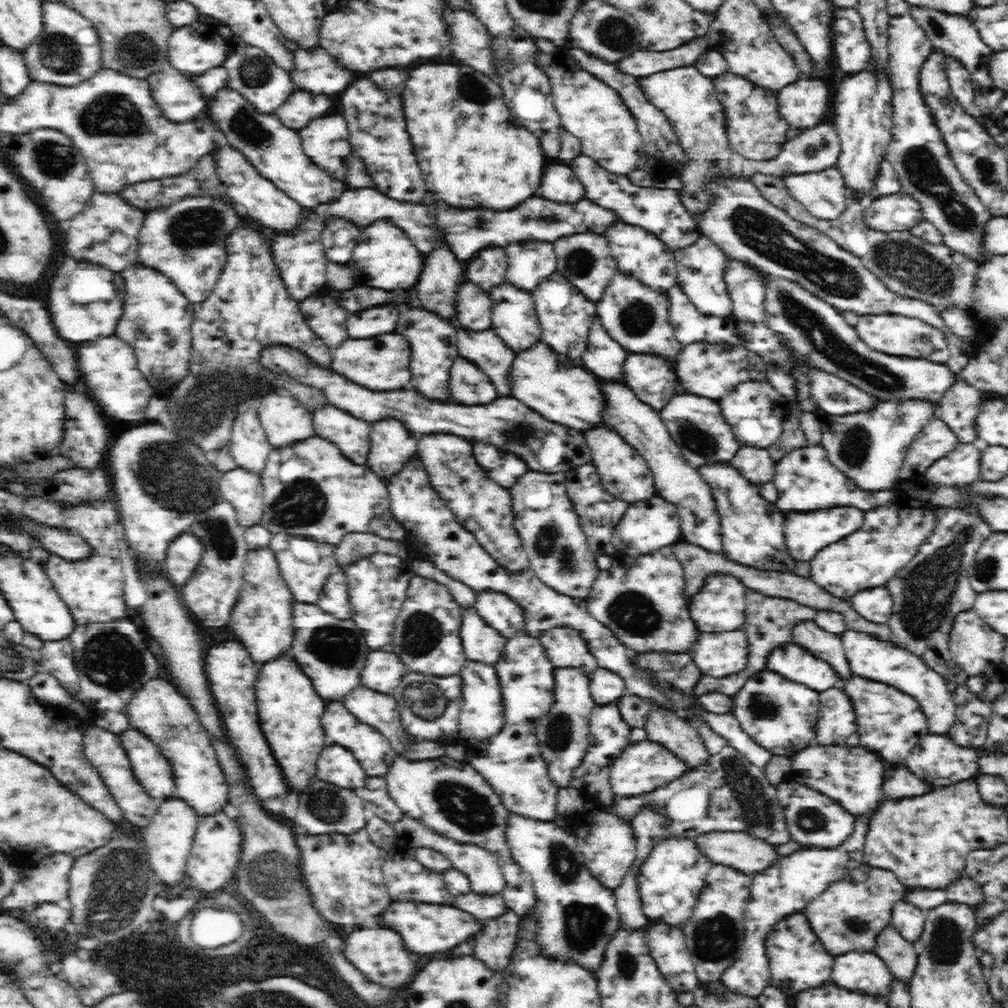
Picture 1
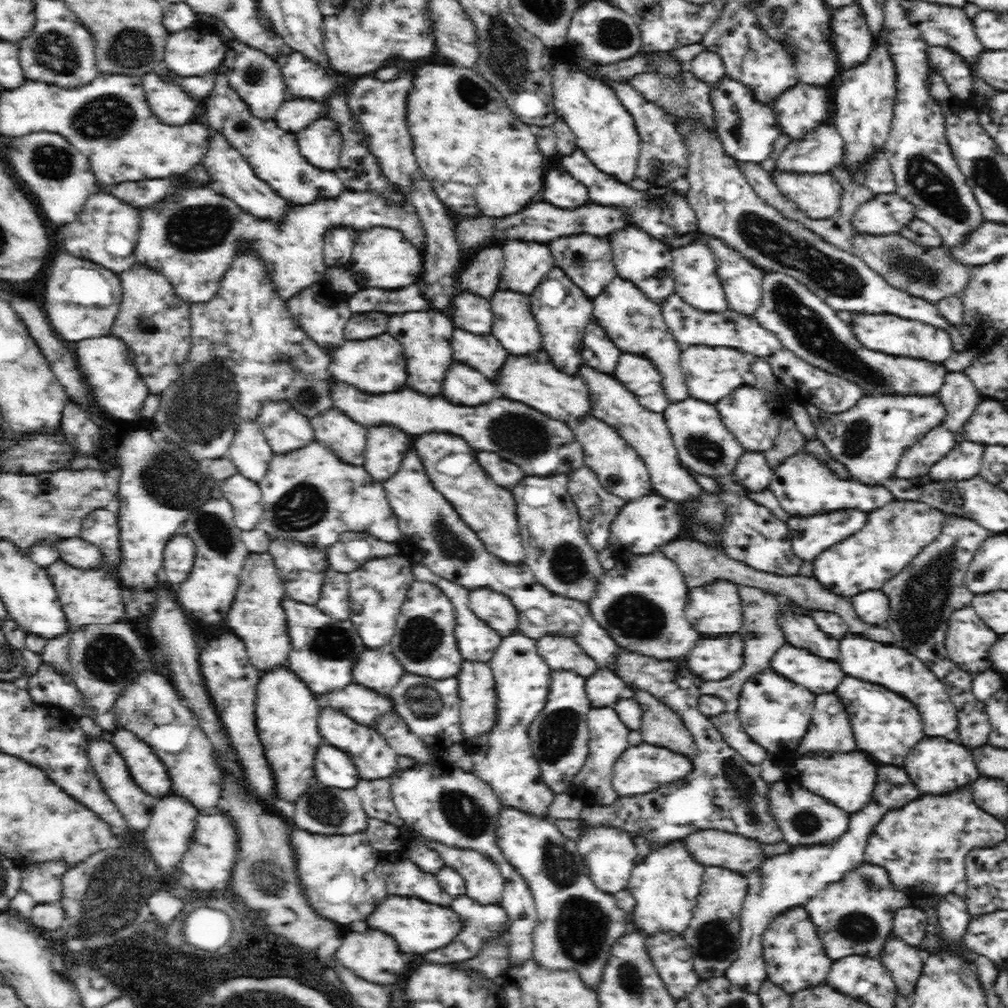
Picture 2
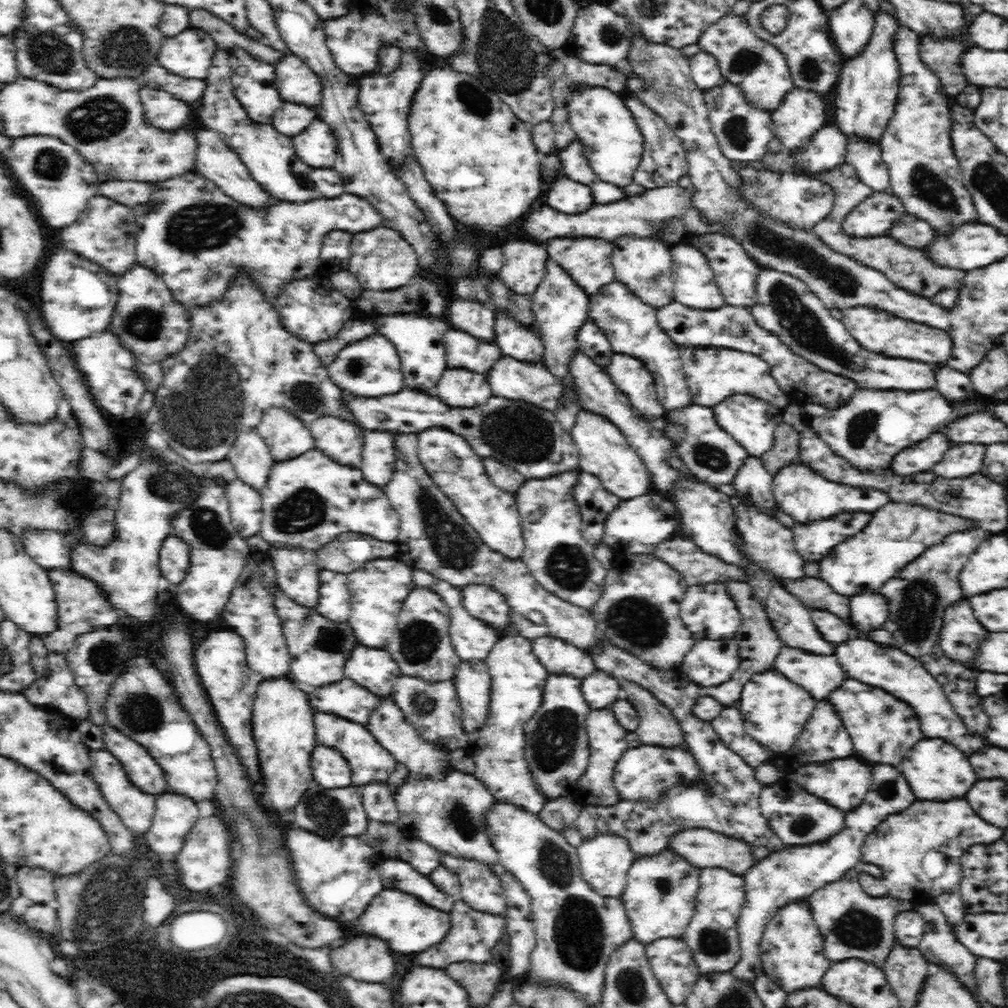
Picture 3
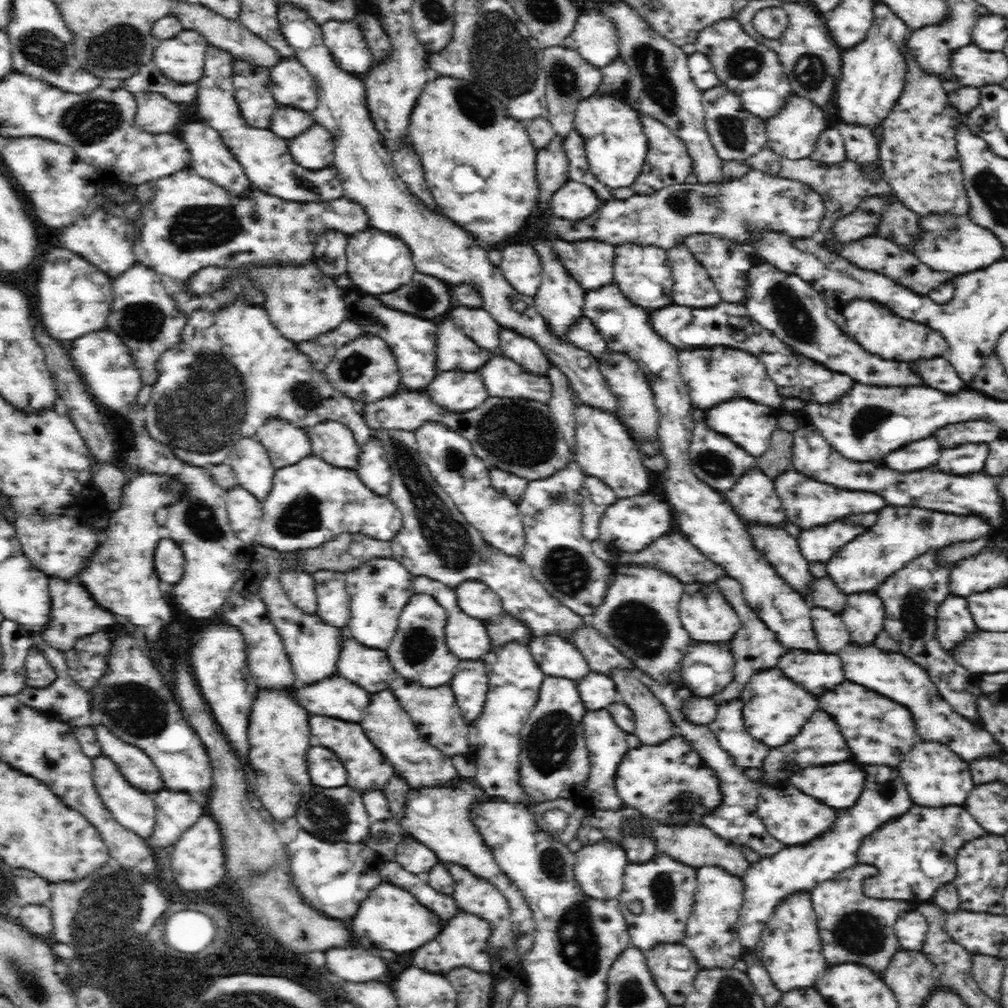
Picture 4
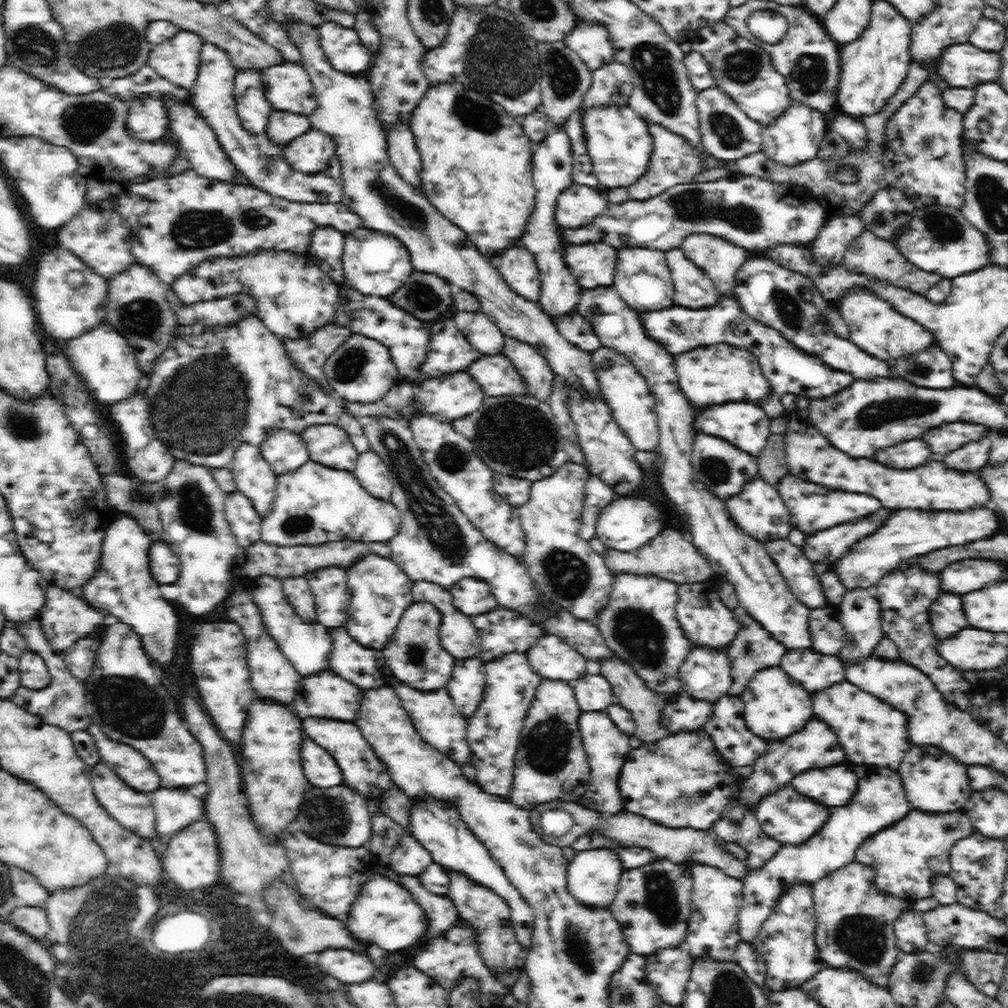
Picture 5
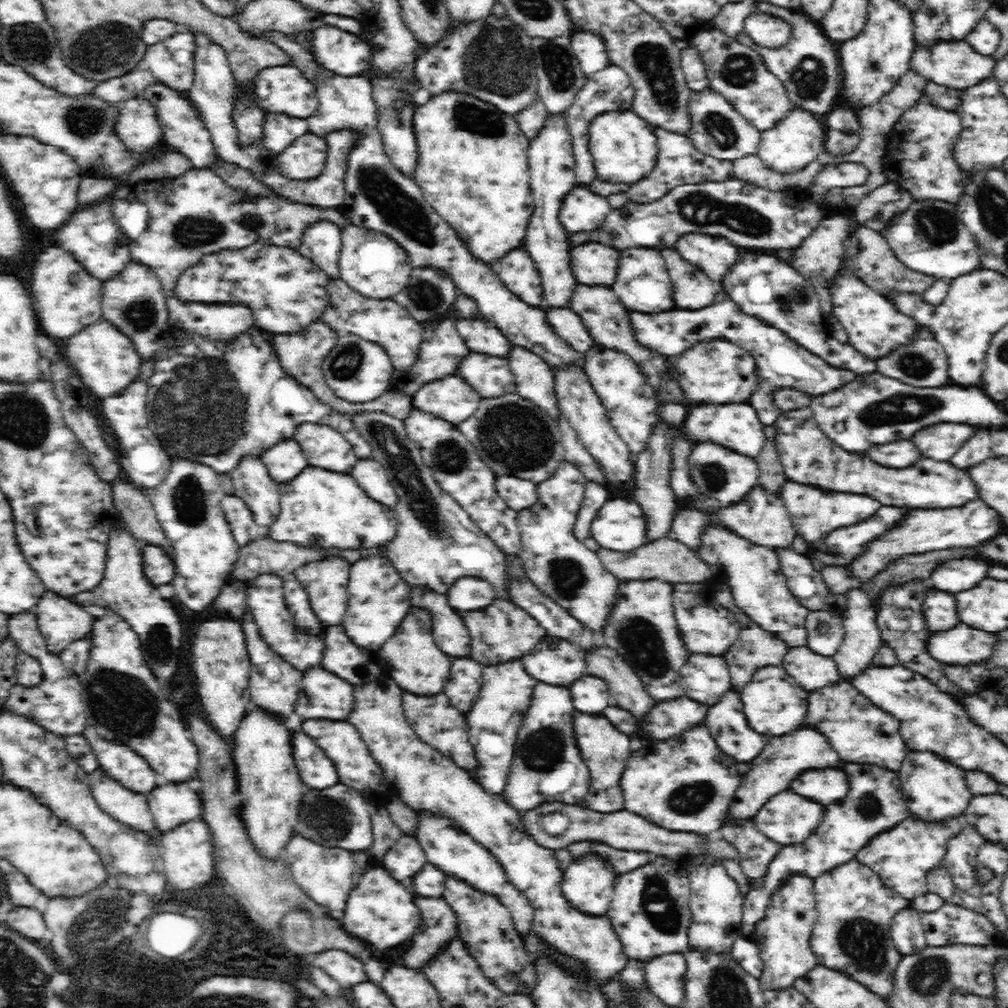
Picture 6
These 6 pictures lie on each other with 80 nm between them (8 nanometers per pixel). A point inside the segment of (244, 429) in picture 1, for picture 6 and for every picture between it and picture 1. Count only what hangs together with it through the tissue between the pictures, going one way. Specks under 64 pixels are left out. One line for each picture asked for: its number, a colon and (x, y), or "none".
2: (250, 451)
3: (251, 457)
4: (252, 465)
5: (254, 477)
6: (252, 482)

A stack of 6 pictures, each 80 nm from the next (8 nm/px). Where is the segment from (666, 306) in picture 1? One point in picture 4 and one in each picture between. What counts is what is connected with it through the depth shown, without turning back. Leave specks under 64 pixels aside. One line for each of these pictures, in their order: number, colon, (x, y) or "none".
2: (635, 322)
3: (631, 325)
4: (705, 517)

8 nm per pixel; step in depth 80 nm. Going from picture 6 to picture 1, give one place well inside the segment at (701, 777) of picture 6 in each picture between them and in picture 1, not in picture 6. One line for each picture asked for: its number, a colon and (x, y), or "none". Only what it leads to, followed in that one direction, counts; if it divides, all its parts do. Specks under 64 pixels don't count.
1: (644, 767)
2: (641, 769)
3: (644, 773)
4: (654, 779)
5: (680, 782)

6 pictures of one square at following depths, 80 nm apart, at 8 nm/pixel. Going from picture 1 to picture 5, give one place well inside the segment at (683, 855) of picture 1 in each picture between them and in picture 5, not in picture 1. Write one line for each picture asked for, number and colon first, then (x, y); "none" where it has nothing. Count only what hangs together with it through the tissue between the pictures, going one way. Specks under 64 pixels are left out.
2: (666, 883)
3: (660, 895)
4: (657, 900)
5: (653, 903)

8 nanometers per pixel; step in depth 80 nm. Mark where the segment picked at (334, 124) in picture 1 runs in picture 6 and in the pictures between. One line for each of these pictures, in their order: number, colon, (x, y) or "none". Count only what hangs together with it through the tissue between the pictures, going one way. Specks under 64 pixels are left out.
2: (320, 142)
3: (316, 145)
4: (314, 149)
5: (311, 152)
6: (306, 157)

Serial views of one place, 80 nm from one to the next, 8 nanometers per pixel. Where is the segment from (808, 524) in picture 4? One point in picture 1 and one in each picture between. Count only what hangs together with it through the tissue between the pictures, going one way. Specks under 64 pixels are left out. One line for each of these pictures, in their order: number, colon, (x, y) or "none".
1: (804, 479)
2: (804, 484)
3: (800, 491)

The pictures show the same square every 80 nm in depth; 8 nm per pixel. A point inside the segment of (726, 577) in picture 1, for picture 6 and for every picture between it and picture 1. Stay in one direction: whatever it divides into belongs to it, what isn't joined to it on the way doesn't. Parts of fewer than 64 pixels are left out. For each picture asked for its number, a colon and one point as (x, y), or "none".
2: (715, 609)
3: (709, 611)
4: (706, 614)
5: (707, 621)
6: (709, 627)

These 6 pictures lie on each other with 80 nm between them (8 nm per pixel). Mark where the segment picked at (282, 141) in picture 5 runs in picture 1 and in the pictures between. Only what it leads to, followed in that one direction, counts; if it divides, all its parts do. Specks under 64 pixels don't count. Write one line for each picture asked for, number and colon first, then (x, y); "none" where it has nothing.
1: (302, 106)
2: (296, 113)
3: (290, 119)
4: (288, 122)

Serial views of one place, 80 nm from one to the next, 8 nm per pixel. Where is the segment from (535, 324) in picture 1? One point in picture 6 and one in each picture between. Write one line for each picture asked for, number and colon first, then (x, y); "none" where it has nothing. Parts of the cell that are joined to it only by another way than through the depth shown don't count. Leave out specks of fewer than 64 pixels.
2: (514, 324)
3: (516, 339)
4: (512, 344)
5: (534, 367)
6: (534, 378)

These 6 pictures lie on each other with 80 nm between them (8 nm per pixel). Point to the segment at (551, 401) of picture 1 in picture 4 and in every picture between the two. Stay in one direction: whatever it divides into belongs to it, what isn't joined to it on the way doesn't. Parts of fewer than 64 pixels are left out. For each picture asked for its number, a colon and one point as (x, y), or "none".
2: (532, 379)
3: (530, 381)
4: (505, 378)

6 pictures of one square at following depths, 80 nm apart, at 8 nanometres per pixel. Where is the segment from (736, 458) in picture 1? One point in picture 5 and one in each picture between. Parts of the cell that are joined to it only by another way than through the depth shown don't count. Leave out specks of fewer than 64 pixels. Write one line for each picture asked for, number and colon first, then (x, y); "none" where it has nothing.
2: (752, 468)
3: (753, 482)
4: (753, 497)
5: (758, 508)

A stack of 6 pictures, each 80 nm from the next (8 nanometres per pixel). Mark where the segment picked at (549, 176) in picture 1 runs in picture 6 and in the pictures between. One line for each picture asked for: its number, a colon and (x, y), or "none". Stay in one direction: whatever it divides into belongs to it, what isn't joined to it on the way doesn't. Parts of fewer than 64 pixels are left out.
2: (559, 186)
3: (564, 194)
4: (573, 200)
5: (577, 205)
6: (581, 209)

